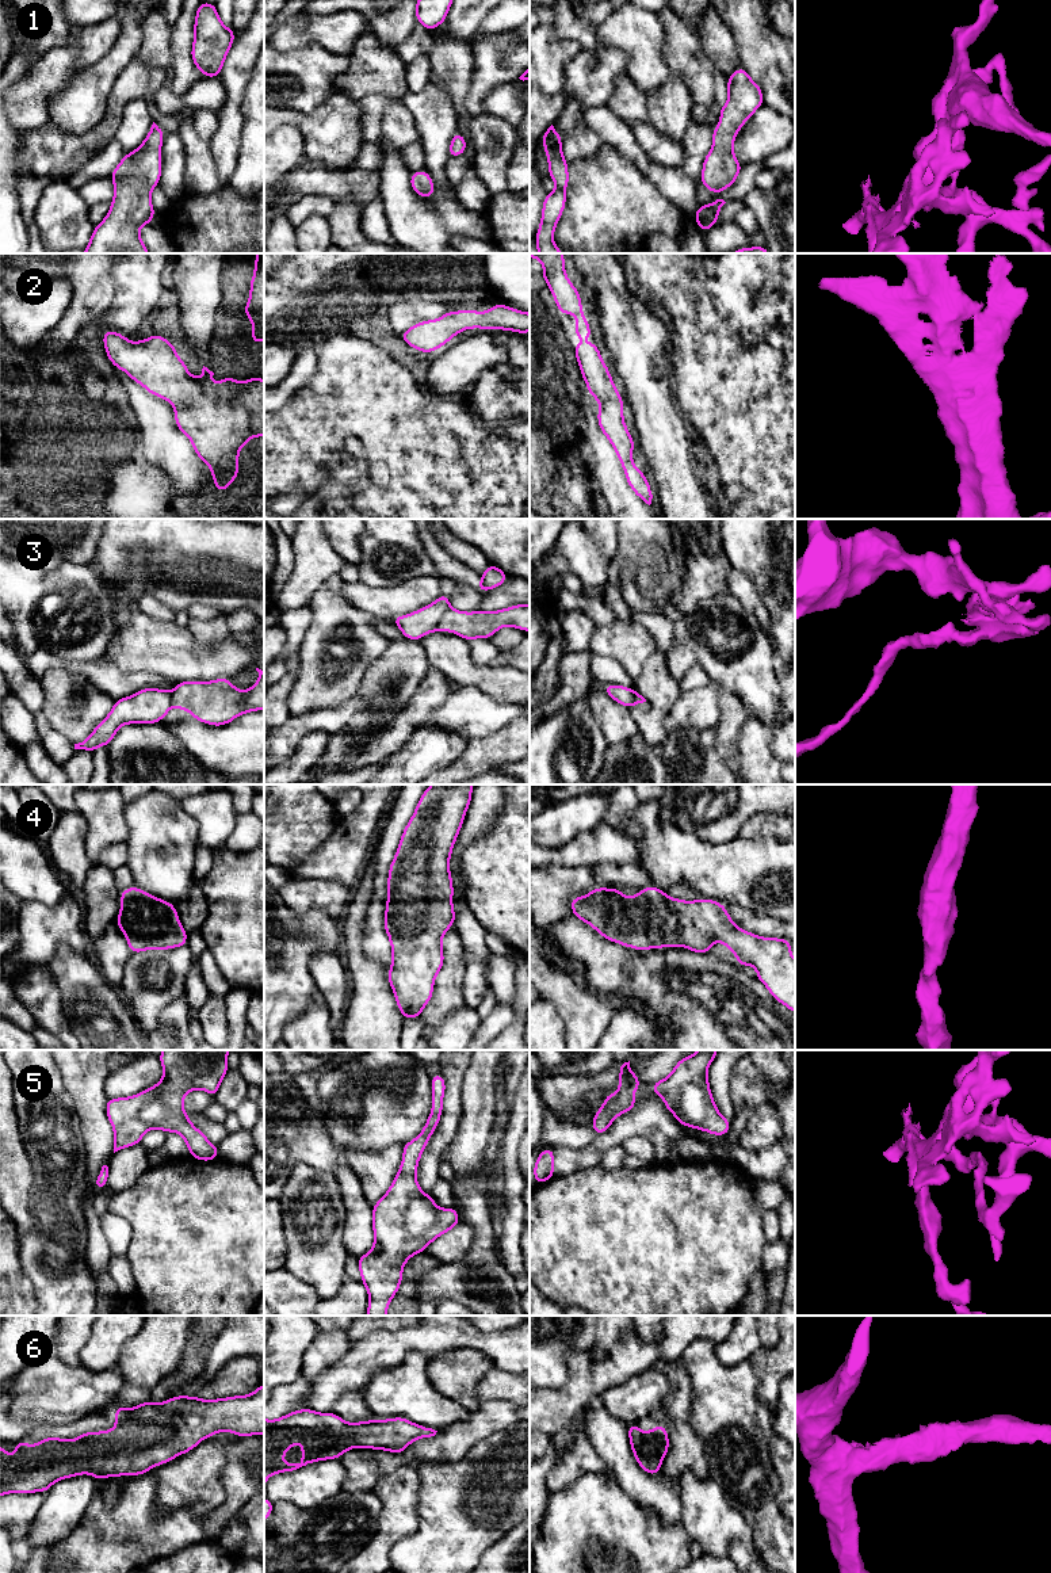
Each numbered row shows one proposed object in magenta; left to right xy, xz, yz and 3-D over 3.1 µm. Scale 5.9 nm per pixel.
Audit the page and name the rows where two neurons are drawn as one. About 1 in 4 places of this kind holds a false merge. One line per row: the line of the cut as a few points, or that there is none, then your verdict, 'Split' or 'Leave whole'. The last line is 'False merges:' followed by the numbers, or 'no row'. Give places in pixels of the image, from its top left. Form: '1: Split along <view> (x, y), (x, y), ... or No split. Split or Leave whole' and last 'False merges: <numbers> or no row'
1: No split. Leave whole
2: No split. Leave whole
3: Split along xz (450, 607), (435, 629). Split
4: No split. Leave whole
5: No split. Leave whole
6: No split. Leave whole
False merges: 3

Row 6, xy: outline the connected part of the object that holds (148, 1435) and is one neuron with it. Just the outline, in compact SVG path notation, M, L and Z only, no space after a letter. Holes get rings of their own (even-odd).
M264 1385L248 1396L209 1401L196 1396L176 1396L161 1404L148 1401L131 1409L115 1405L114 1431L83 1432L72 1442L54 1435L35 1444L16 1442L14 1462L7 1450L0 1447L0 1496L46 1493L54 1482L87 1473L96 1480L140 1475L191 1451L203 1439L221 1431L230 1431L240 1438L264 1435Z

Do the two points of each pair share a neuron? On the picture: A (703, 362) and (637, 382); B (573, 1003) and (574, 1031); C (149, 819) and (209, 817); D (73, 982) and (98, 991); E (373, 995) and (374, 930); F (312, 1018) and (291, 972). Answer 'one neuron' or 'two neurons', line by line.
A: two neurons
B: one neuron
C: two neurons
D: one neuron
E: two neurons
F: two neurons

